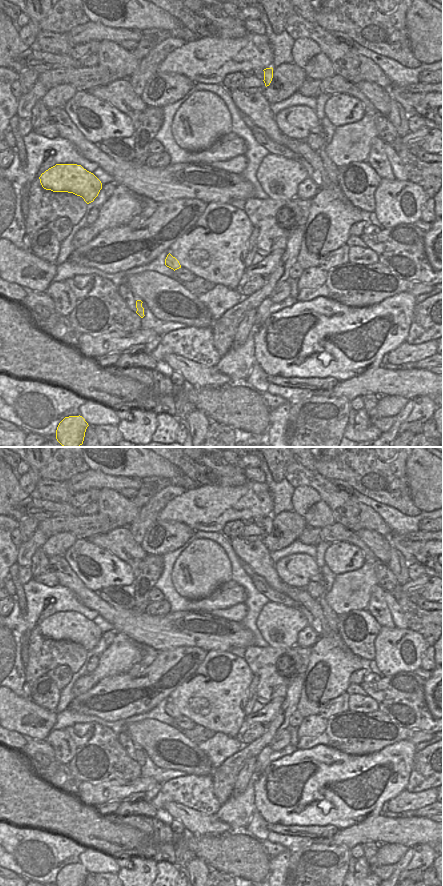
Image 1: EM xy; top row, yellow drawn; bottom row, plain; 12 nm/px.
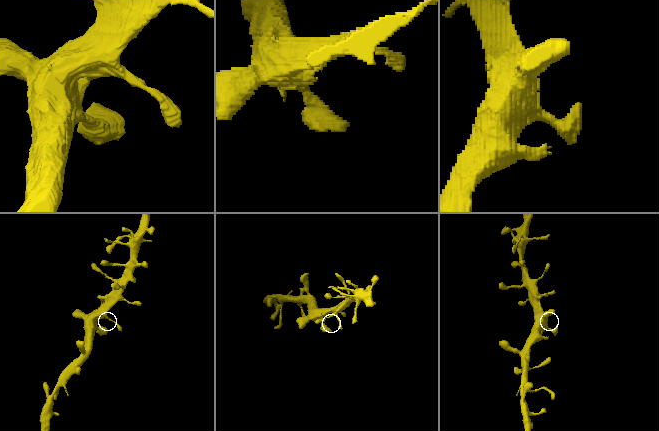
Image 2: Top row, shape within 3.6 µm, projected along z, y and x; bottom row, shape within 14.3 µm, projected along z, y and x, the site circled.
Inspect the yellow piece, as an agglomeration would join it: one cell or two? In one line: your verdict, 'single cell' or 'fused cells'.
single cell

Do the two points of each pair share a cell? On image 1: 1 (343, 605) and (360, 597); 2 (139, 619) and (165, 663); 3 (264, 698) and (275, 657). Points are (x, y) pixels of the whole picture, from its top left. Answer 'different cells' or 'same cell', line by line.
1: same cell
2: different cells
3: same cell

